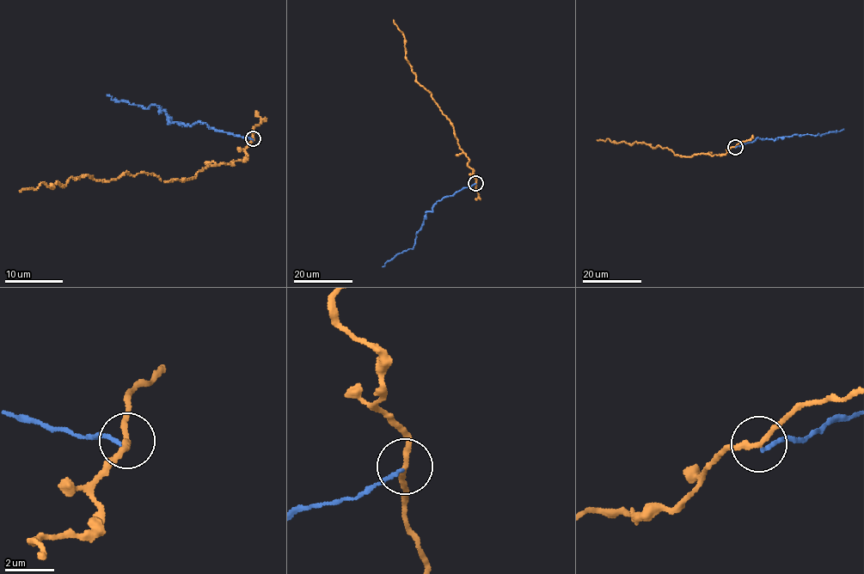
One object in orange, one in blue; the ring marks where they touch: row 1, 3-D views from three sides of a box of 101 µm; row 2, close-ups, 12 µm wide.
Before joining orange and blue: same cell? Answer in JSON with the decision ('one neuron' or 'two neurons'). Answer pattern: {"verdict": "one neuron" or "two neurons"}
{"verdict": "two neurons"}

